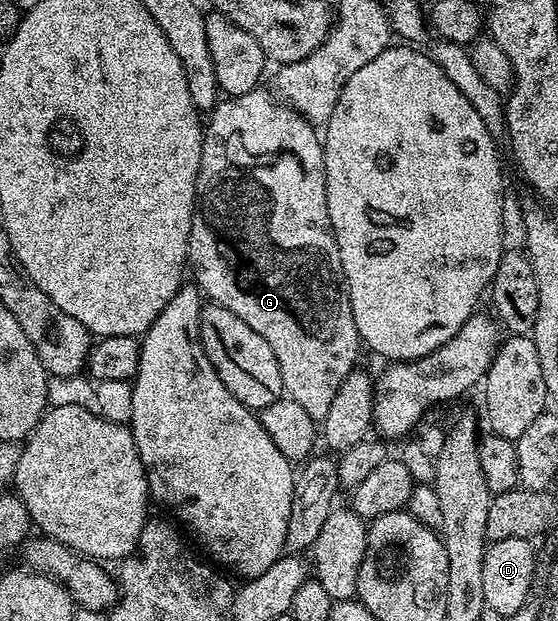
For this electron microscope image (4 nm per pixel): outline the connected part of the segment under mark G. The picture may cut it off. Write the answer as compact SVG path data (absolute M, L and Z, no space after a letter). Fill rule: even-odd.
M255 89L236 95L226 97L215 106L214 110L209 112L208 122L204 127L202 136L202 156L200 157L200 169L198 170L198 190L196 192L196 202L194 205L194 216L192 217L192 229L190 230L190 250L188 252L188 263L194 267L193 282L200 288L203 296L209 302L224 305L224 309L232 309L232 313L236 313L236 317L240 317L244 321L244 325L252 325L252 329L256 329L256 333L260 333L260 337L264 337L264 341L268 341L268 345L272 345L272 353L276 353L276 361L280 365L280 377L282 378L282 390L285 398L296 401L296 405L300 405L304 409L304 413L308 413L308 417L312 417L316 421L321 421L324 417L328 417L328 408L332 406L332 401L336 397L336 389L340 389L340 385L344 385L344 377L348 377L348 373L355 370L358 359L358 347L360 348L360 340L358 338L358 330L356 329L356 321L352 317L352 309L350 308L350 296L346 294L346 280L342 278L342 262L340 261L340 249L336 245L336 237L332 233L332 225L328 217L328 201L326 200L326 162L322 156L324 146L323 140L316 132L315 124L309 123L298 111L293 107L287 107L285 103L279 101L273 94L270 95L263 89Z

